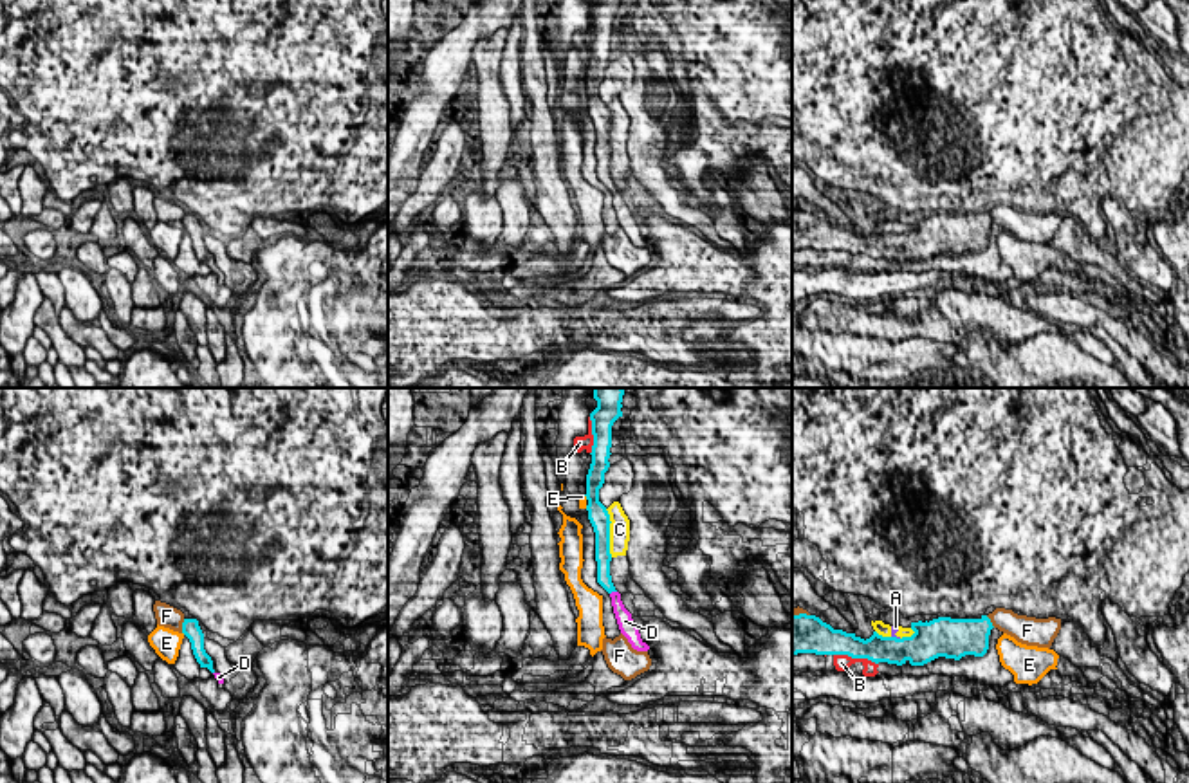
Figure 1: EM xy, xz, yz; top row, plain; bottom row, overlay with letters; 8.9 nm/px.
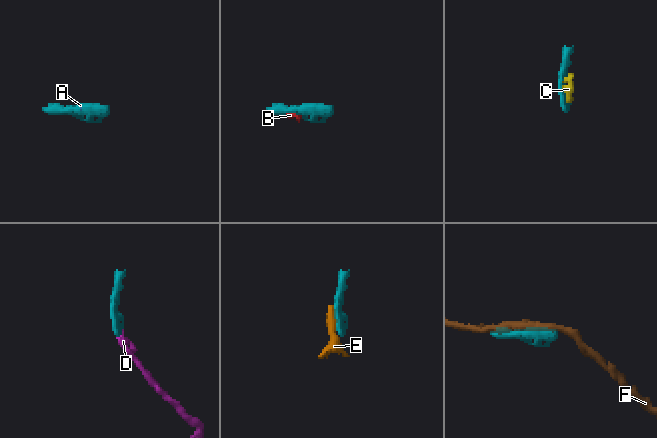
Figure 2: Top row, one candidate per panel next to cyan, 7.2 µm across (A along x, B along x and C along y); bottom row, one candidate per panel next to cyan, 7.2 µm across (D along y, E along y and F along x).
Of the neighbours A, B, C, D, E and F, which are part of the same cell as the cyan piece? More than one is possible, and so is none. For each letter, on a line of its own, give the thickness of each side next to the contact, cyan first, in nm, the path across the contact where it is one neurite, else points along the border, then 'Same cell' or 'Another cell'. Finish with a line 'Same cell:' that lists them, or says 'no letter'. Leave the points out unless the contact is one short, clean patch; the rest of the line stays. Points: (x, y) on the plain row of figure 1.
A: Thickness 280 nm (cyan) against 60 nm. Boundary: yz (892, 231), (899, 235). Another cell
B: Thickness 240 nm (cyan) against 140 nm. Another cell
C: Thickness 190 nm (cyan) against 190 nm. Another cell
D: Thickness 130 nm (cyan) against 140 nm. Same cell
E: Thickness 190 nm (cyan) against 60 nm. Another cell
F: Thickness 160 nm (cyan) against 200 nm. Another cell
Same cell: D

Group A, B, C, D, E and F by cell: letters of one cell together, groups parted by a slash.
A C / B / D / E / F

